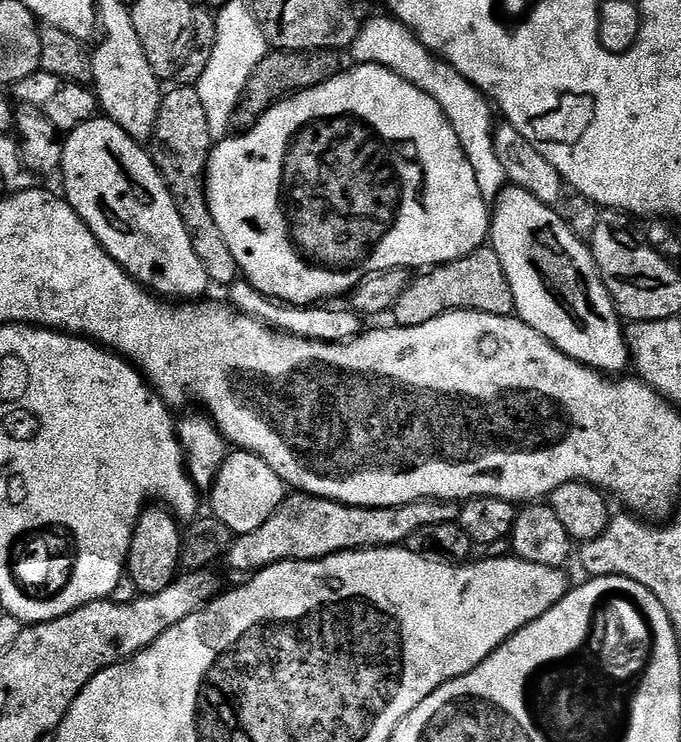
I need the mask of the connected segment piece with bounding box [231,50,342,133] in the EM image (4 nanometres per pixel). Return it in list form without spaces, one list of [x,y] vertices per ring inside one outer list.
[[[321,50],[319,52],[281,52],[269,51],[262,62],[250,74],[250,82],[246,82],[246,90],[242,90],[238,106],[232,115],[231,127],[237,133],[249,132],[259,122],[266,110],[273,108],[280,100],[286,100],[294,92],[310,90],[342,71],[341,53],[336,50]]]

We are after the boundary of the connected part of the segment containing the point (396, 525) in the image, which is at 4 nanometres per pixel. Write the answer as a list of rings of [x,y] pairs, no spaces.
[[[288,494],[280,509],[258,530],[233,539],[226,564],[236,572],[255,574],[287,560],[321,560],[339,552],[394,548],[411,541],[414,533],[426,526],[455,524],[459,519],[460,504],[450,500],[419,500],[397,508],[359,508],[317,496]]]

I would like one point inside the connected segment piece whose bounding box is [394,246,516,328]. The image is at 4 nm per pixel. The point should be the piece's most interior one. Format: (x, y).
(476, 282)

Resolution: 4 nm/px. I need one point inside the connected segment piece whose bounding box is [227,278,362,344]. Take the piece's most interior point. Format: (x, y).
(330, 325)

